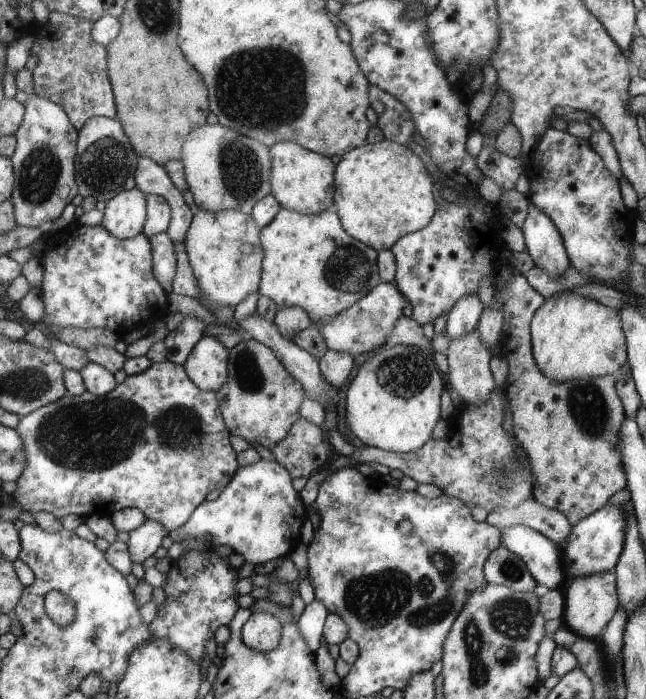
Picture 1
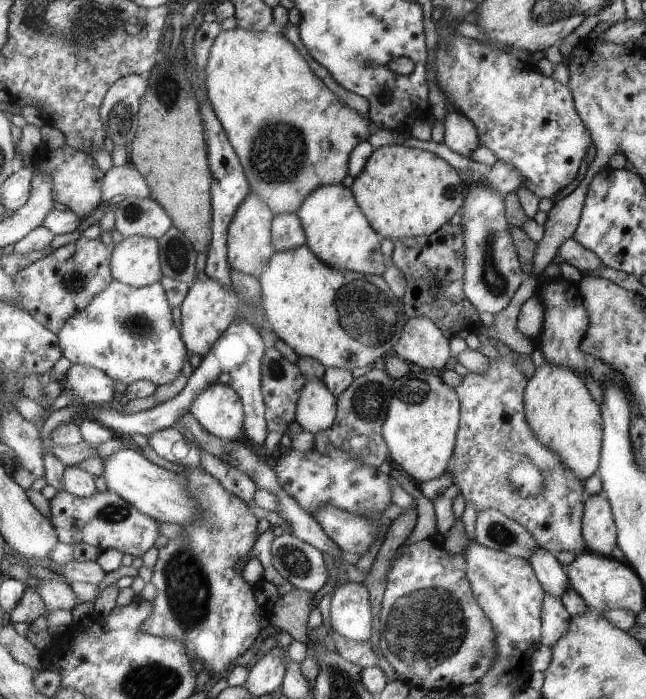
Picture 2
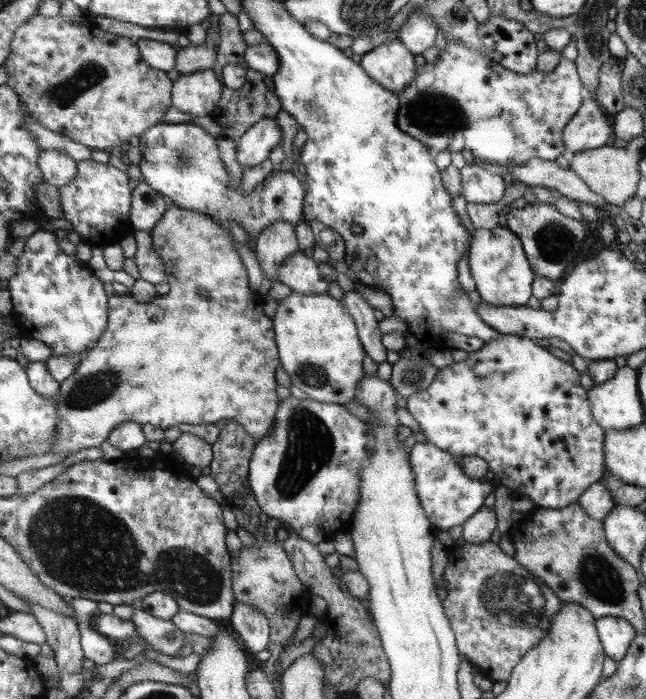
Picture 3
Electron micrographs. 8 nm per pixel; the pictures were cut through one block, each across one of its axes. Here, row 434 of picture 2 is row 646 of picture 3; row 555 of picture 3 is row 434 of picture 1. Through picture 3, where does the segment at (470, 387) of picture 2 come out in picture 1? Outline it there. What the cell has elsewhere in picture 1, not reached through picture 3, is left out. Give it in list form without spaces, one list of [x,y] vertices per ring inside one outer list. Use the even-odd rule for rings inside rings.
[[[493,388],[490,397],[481,406],[464,406],[456,403],[455,410],[447,420],[447,436],[422,444],[417,451],[403,454],[384,451],[375,447],[359,446],[349,456],[340,455],[331,462],[331,470],[351,467],[359,463],[381,464],[391,471],[400,471],[418,484],[431,484],[443,495],[455,497],[468,507],[481,506],[491,512],[493,507],[517,508],[525,500],[533,500],[534,475],[527,462],[527,454],[513,435],[507,434],[504,419],[508,401],[504,394]]]

